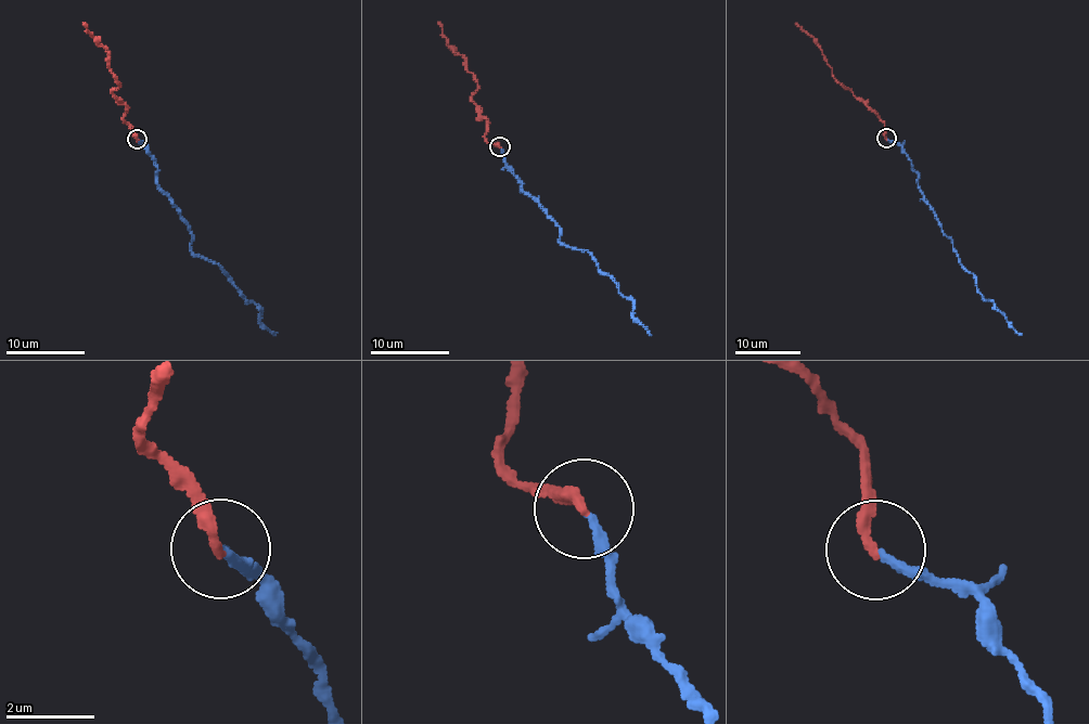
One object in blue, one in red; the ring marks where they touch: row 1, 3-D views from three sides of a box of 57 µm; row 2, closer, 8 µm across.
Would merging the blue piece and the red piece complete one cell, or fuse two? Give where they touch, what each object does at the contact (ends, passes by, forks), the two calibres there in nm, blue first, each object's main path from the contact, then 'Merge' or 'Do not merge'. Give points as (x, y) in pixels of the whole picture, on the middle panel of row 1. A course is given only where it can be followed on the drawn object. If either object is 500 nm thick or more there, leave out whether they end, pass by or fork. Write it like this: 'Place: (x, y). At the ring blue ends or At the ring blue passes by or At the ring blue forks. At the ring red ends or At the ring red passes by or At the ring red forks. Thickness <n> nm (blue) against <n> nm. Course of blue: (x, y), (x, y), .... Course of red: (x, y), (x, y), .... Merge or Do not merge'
Place: (499, 146). At the ring blue ends. At the ring red ends. Thickness 200 nm (blue) against 280 nm. Course of blue: (499, 147), (522, 192), (530, 194), (559, 228), (560, 242), (586, 249), (632, 301), (632, 315), (651, 335). Course of red: (499, 147), (488, 143), (485, 136), (486, 120), (472, 99), (477, 81), (438, 22). Merge

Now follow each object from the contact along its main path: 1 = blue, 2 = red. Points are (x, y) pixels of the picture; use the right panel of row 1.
1: (886, 139), (911, 162), (920, 192), (978, 292), (1022, 334)
2: (886, 139), (884, 123), (880, 116), (838, 81), (817, 42), (795, 23)

